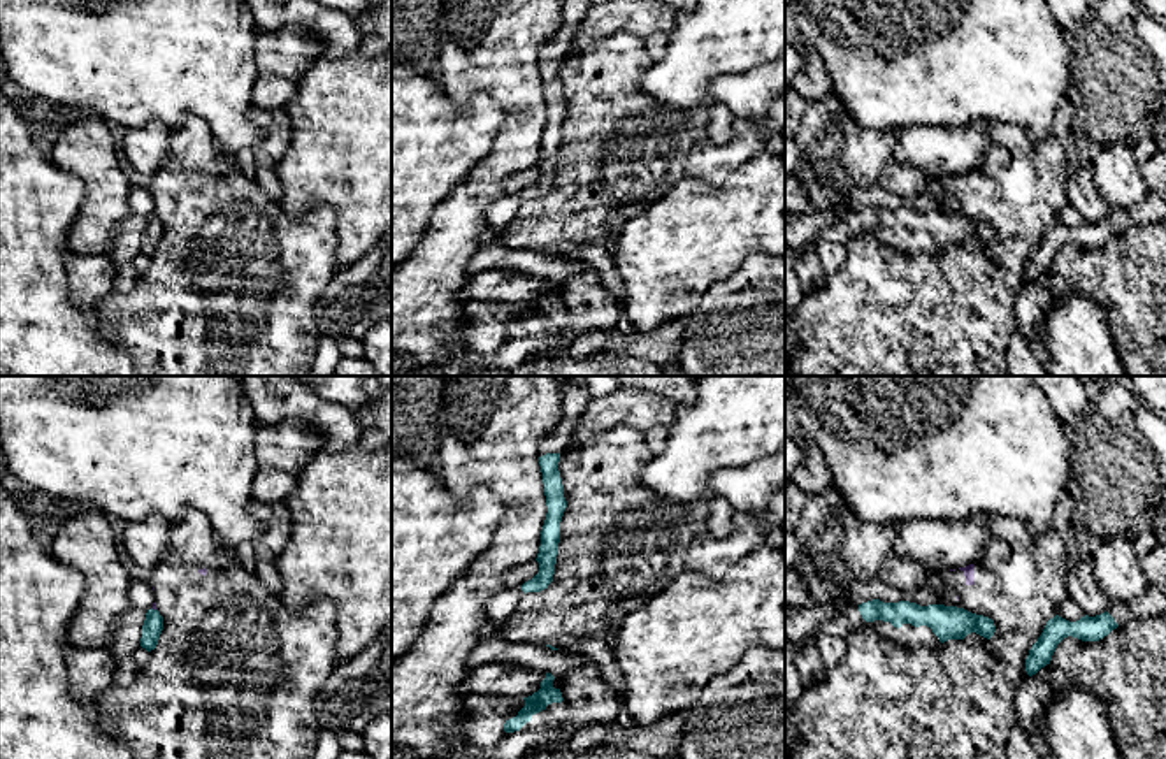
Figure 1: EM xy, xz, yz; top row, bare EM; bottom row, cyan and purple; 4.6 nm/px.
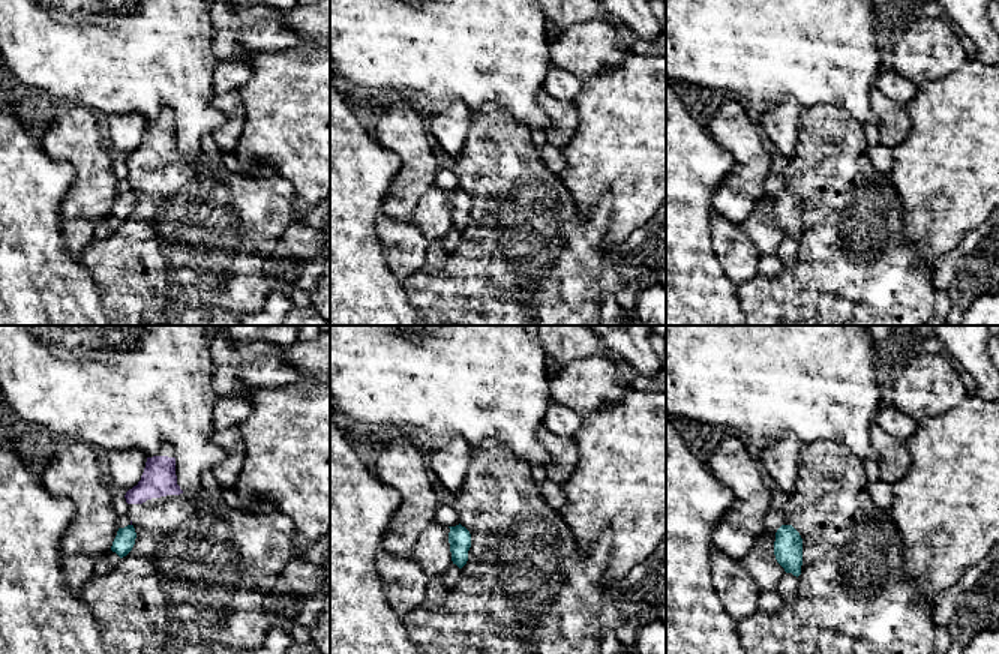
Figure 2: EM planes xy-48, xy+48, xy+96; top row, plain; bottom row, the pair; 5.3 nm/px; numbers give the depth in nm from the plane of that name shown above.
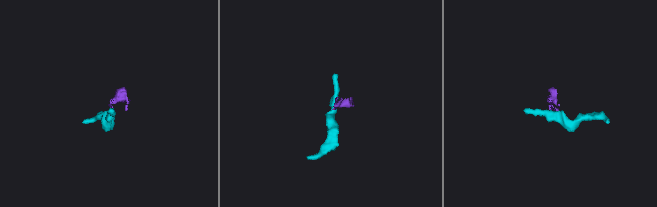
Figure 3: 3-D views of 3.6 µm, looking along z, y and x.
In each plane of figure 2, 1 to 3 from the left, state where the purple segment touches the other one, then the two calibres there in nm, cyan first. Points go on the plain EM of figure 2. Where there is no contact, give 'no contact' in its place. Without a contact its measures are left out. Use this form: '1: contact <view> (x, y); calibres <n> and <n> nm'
1: no contact
2: no contact
3: no contact

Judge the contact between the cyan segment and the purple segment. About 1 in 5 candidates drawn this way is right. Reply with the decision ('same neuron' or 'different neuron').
different neuron

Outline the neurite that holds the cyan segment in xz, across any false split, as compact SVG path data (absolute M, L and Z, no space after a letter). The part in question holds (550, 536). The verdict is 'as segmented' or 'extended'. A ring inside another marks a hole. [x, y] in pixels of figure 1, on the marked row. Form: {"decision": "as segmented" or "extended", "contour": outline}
{"decision": "extended", "contour": "M574 383L564 385L562 416L558 425L543 437L537 446L548 513L541 531L541 546L536 559L539 562L539 573L522 585L525 594L541 592L553 582L560 543L560 522L567 508L558 462L560 453L571 445L574 429L588 402L590 394L585 387Z"}

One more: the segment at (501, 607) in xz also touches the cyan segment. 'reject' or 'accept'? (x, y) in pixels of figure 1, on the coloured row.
reject

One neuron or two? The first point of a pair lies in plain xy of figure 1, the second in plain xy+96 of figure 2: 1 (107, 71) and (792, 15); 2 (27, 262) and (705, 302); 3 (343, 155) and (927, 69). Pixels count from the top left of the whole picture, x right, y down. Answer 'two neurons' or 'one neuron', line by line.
1: one neuron
2: one neuron
3: two neurons

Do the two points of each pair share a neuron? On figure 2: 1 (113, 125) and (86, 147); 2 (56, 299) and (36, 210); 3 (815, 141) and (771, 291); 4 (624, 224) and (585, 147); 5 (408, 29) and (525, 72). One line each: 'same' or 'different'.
1: different
2: same
3: same
4: same
5: same

